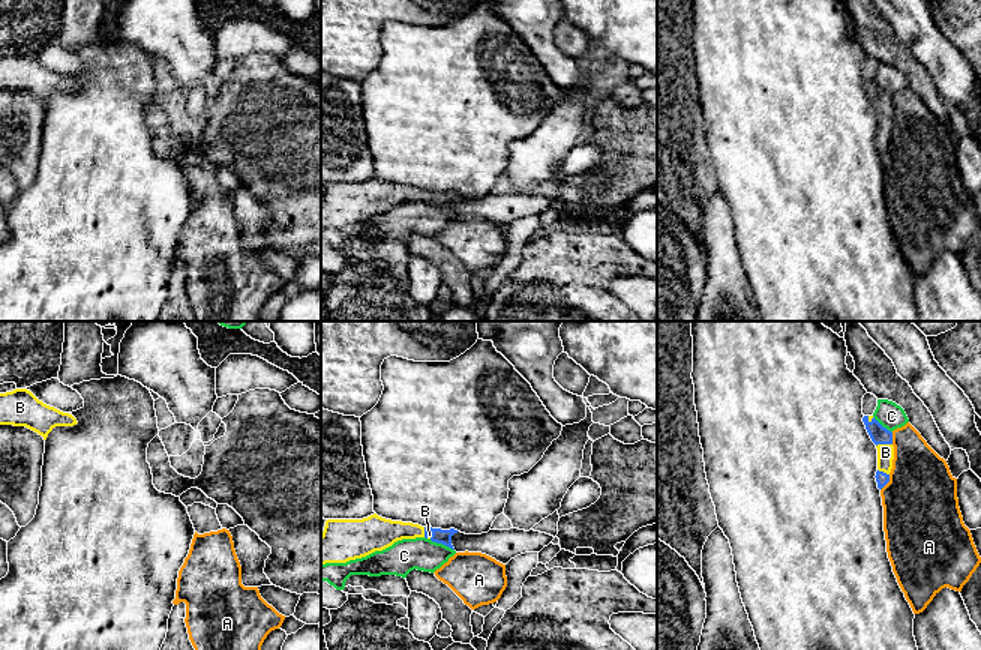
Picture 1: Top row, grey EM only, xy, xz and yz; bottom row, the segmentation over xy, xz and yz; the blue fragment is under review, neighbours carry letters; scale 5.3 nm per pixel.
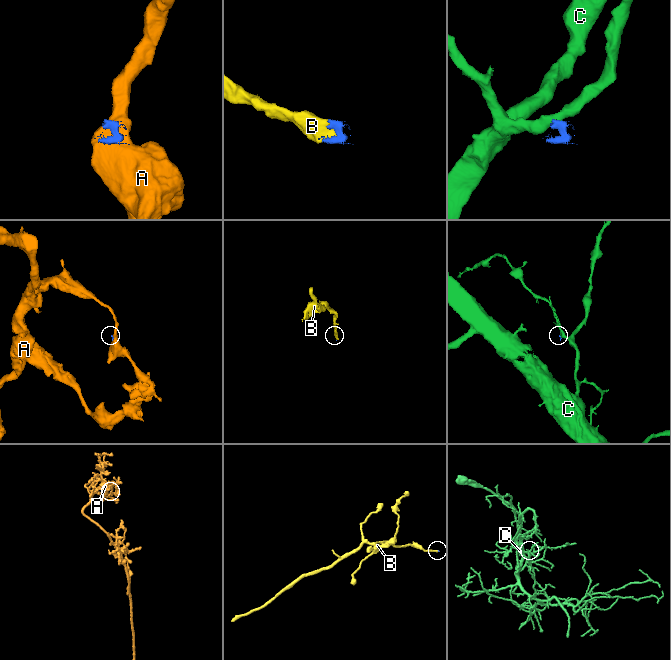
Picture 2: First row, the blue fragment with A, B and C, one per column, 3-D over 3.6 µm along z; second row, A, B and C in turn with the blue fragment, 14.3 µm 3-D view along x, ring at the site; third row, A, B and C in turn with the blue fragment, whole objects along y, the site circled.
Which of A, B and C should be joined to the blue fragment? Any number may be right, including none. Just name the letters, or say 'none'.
B

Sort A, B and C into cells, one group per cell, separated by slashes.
A / B / C

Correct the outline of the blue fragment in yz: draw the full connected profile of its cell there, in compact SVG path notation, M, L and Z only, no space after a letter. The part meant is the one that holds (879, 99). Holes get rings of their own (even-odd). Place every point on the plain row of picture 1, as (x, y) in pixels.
M864 80L866 93L878 113L878 152L882 153L890 146L894 123L892 96L884 92L873 80Z

